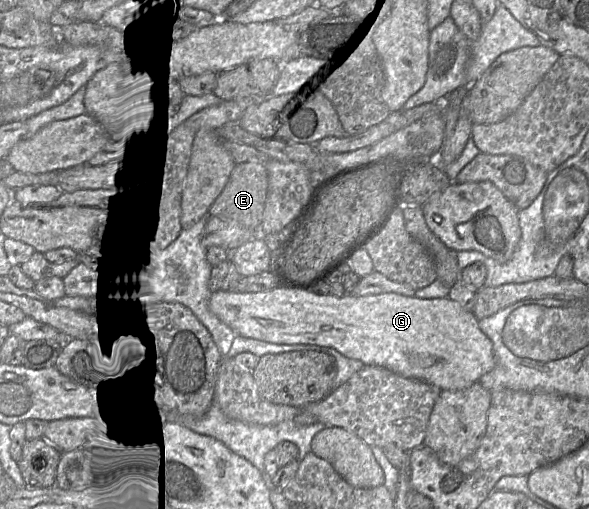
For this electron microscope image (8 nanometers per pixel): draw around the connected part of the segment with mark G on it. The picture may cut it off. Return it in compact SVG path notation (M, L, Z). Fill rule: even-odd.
M276 287L258 293L215 291L209 298L209 309L238 336L274 344L333 348L366 366L383 367L403 377L425 381L441 391L466 389L495 366L492 341L479 328L478 318L449 297L420 299L397 293L337 297L297 287Z

